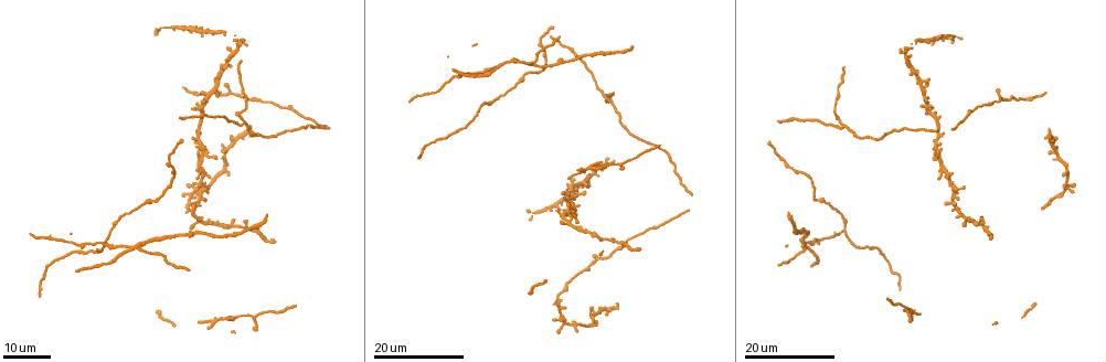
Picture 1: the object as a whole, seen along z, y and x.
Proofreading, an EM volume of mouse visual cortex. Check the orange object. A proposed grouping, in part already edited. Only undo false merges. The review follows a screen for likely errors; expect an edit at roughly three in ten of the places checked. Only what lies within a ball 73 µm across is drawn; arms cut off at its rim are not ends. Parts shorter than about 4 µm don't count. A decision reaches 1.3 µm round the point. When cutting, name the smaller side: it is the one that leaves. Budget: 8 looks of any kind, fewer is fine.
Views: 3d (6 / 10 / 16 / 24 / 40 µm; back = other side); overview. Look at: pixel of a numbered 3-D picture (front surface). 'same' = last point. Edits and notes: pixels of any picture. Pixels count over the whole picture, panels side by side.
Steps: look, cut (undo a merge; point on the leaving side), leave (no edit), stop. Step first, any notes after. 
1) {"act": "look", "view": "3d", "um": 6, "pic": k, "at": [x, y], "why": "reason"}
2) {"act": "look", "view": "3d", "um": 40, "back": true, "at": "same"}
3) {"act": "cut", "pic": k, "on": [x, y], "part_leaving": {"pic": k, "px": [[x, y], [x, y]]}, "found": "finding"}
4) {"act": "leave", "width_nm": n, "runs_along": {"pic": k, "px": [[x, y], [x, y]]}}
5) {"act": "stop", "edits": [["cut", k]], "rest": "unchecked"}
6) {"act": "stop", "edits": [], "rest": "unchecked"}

{"act": "look", "view": "3d", "um": 24, "pic": 1, "at": [963, 218], "why": "three-way junction"}

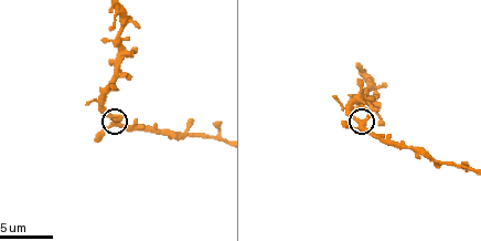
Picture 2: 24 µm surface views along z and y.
{"act": "look", "view": "3d", "um": 10, "pic": 2, "at": [111, 124]}

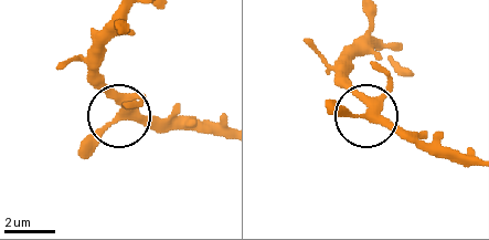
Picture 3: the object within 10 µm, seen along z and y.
{"act": "leave", "side_arm_um": 50, "runs_along": {"pic": 3, "px": [[128, 13], [98, 70], [117, 114], [82, 157]]}, "found": "continuous, no second neuron"}

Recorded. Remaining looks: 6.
{"act": "look", "view": "3d", "um": 16, "pic": 1, "at": [228, 94], "why": "three arms meet"}

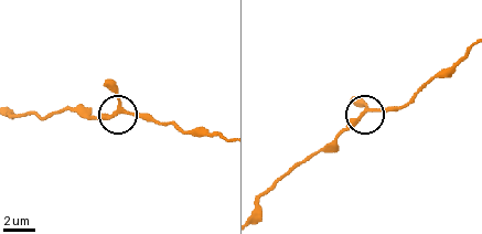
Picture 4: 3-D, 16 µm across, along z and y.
{"act": "look", "view": "3d", "um": 10, "pic": 4, "at": [117, 110]}

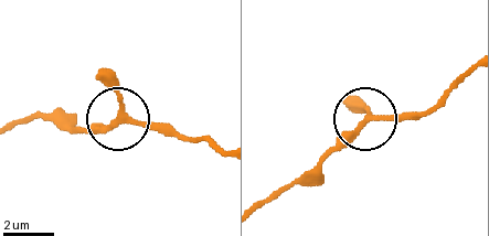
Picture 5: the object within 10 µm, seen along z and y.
{"act": "leave", "found": "continuous, no second neuron"}

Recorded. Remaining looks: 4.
{"act": "look", "view": "3d", "um": 16, "pic": 1, "at": [132, 247], "why": "side arm on a straight run"}

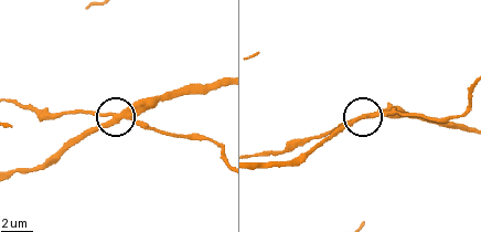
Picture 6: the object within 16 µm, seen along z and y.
{"act": "look", "view": "3d", "um": 6, "pic": 6, "at": [358, 117]}

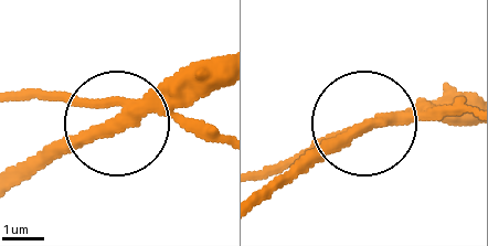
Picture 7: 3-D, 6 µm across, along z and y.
{"act": "cut", "pic": 7, "on": [96, 131], "width_nm": 260, "found": "two neurons meet here"}

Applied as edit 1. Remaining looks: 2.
{"act": "look", "view": "3d", "um": 16, "pic": 1, "at": [220, 320], "why": "thick turns thin"}

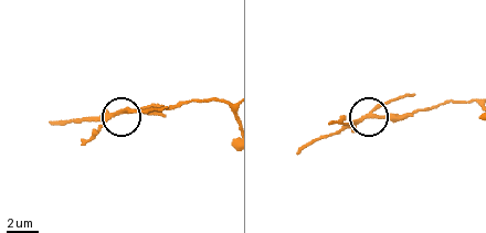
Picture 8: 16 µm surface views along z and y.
{"act": "look", "view": "3d", "um": 6, "pic": 8, "at": [376, 115], "why": "closer look"}

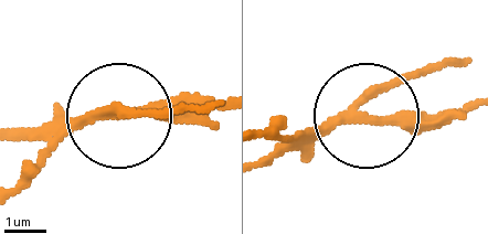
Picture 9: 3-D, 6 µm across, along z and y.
{"act": "cut", "pic": 9, "on": [33, 171], "part_leaving": {"pic": 9, "px": [[82, 123], [223, 105]]}, "found": "two neurons meet here"}

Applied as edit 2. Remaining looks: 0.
{"act": "stop", "edits": [["cut", 7], ["cut", 9]], "rest": "unchecked"}

